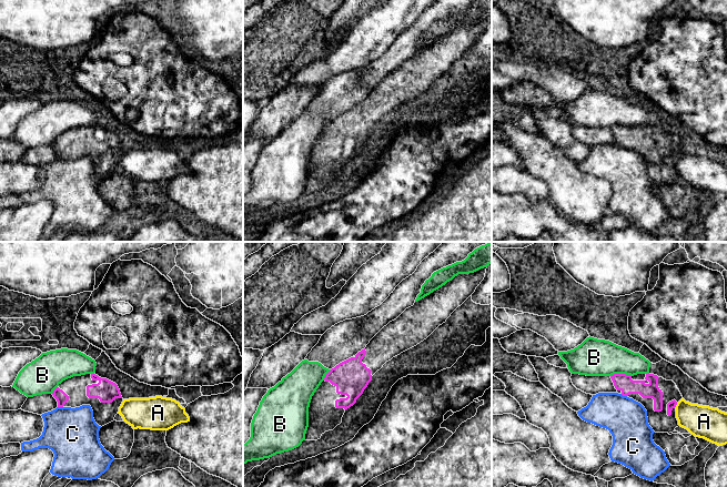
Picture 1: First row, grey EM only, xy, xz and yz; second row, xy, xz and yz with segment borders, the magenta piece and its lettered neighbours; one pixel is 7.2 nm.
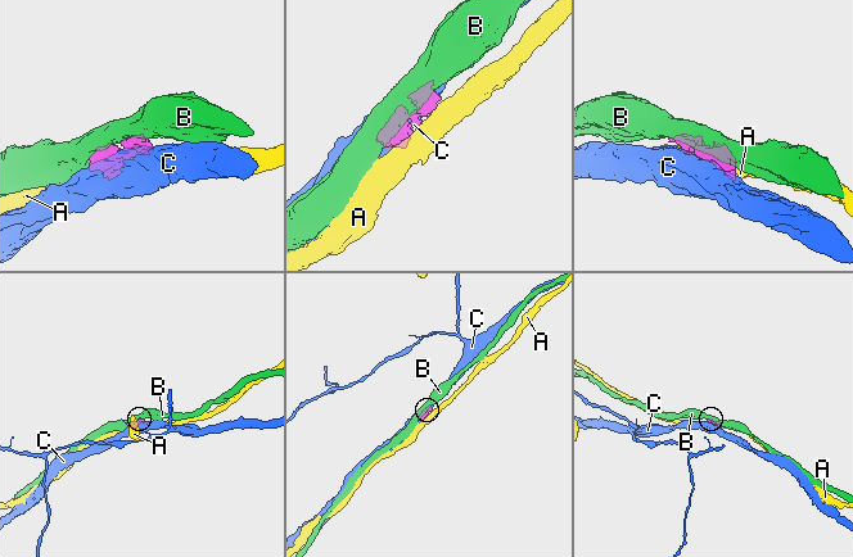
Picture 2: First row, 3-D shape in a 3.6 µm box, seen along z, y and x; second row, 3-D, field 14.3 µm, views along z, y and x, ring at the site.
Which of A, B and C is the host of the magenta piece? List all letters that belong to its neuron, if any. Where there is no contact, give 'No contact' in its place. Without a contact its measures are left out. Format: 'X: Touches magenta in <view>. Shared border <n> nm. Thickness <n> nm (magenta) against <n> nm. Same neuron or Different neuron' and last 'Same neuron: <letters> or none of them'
A: Touches magenta in yz. Shared border 40 nm. Thickness 60 nm (magenta) against 240 nm. Different neuron
B: Touches magenta in yz. Shared border 150 nm. Thickness 130 nm (magenta) against 280 nm. Different neuron
C: Touches magenta in yz. Shared border 50 nm. Thickness 130 nm (magenta) against 300 nm. Different neuron
Same neuron: none of them

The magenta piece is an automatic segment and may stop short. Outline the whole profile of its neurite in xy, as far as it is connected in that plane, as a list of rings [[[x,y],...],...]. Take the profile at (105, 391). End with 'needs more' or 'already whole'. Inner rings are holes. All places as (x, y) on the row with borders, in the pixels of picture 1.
[[[95,374],[73,376],[63,381],[52,393],[58,407],[90,405],[99,426],[114,420],[123,398],[118,385]]]; needs more

